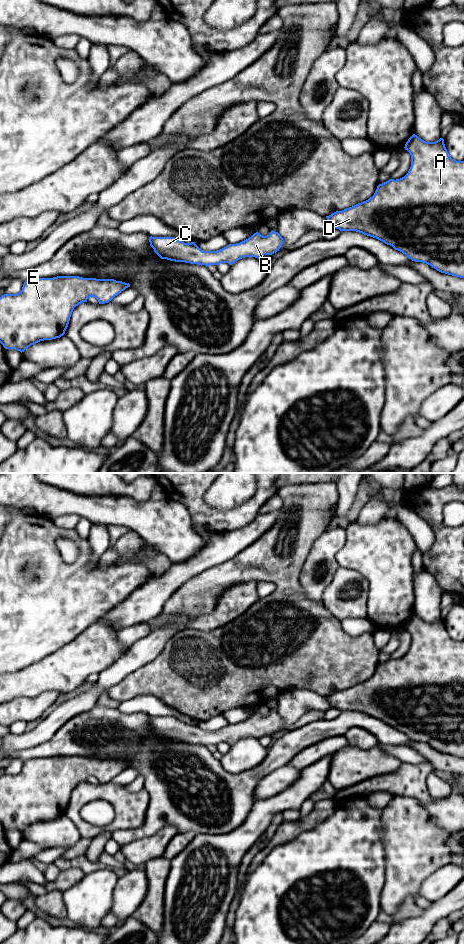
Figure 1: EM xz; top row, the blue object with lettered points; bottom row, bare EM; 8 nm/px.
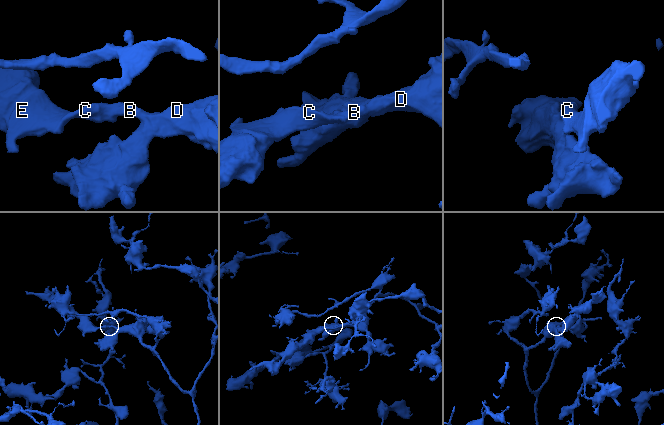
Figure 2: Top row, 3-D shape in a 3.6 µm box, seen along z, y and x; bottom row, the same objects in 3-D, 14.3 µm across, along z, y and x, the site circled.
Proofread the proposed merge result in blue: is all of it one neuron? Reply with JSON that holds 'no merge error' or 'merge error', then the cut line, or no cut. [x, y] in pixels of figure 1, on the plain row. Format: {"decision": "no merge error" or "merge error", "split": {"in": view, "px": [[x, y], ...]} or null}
{"decision": "no merge error", "split": null}

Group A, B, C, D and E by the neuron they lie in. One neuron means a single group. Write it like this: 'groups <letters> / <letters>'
groups A B C D E

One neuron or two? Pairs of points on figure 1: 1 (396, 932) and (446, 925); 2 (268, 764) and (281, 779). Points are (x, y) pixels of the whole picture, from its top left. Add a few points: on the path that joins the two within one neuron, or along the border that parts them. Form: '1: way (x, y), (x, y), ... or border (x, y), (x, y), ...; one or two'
1: border (447, 917), (441, 918), (430, 932); two
2: border (288, 763), (272, 770), (256, 786); two

